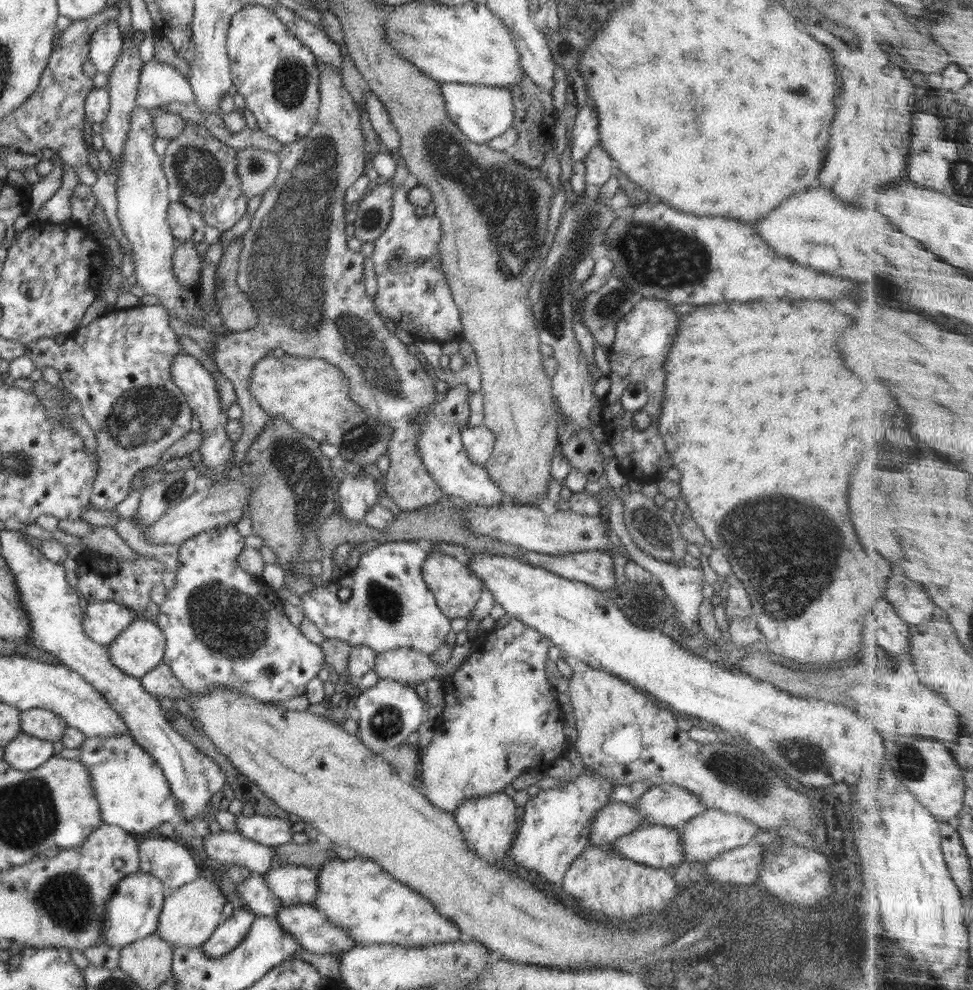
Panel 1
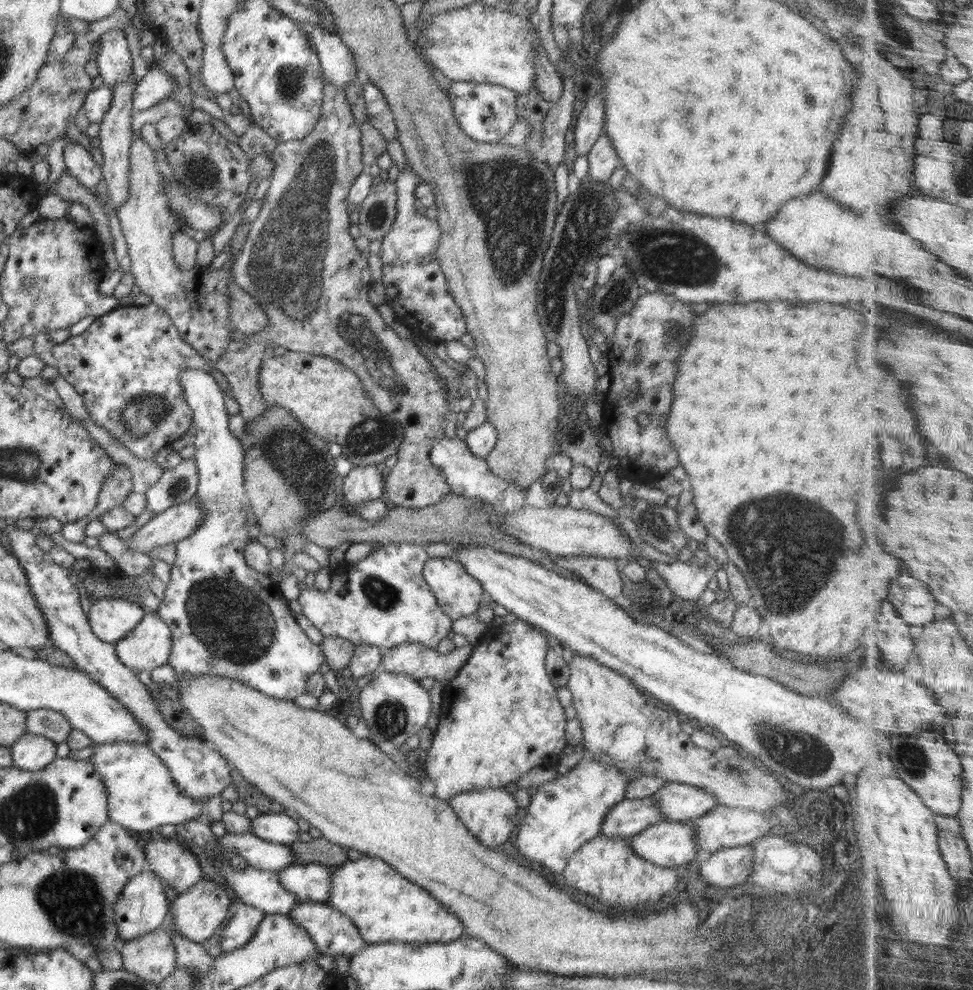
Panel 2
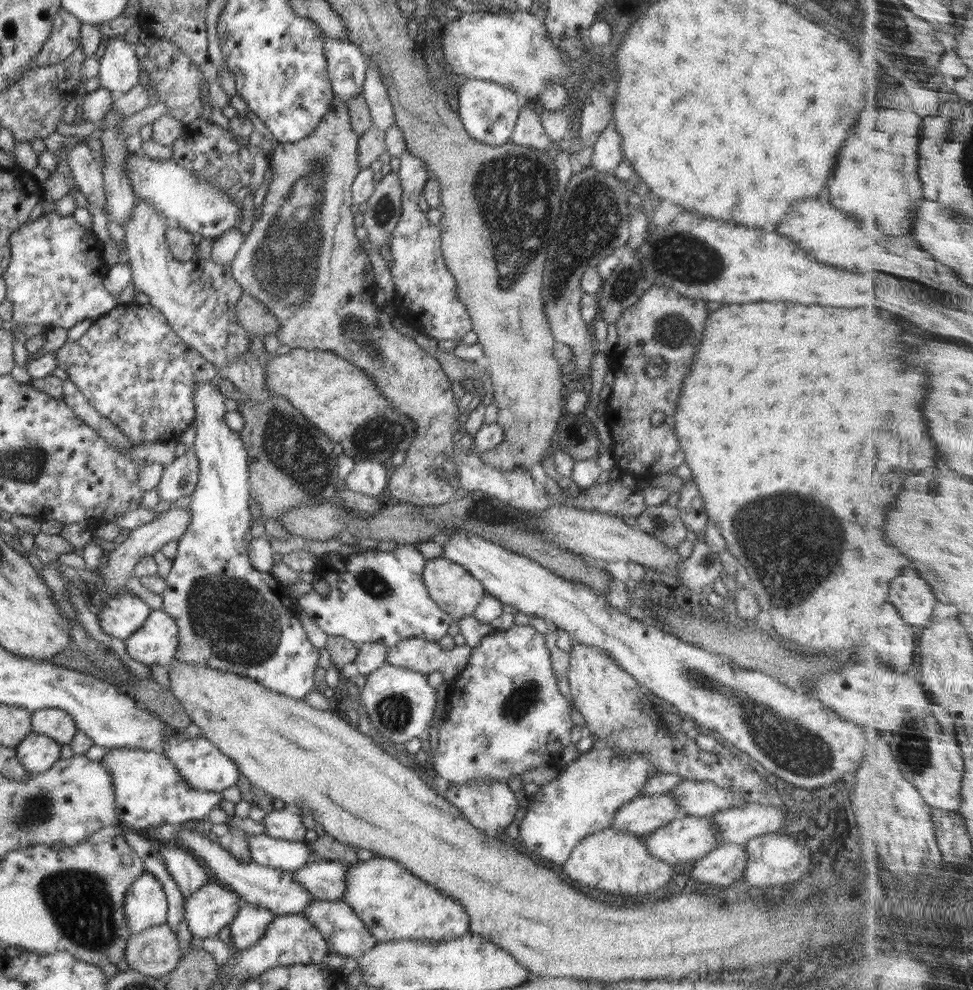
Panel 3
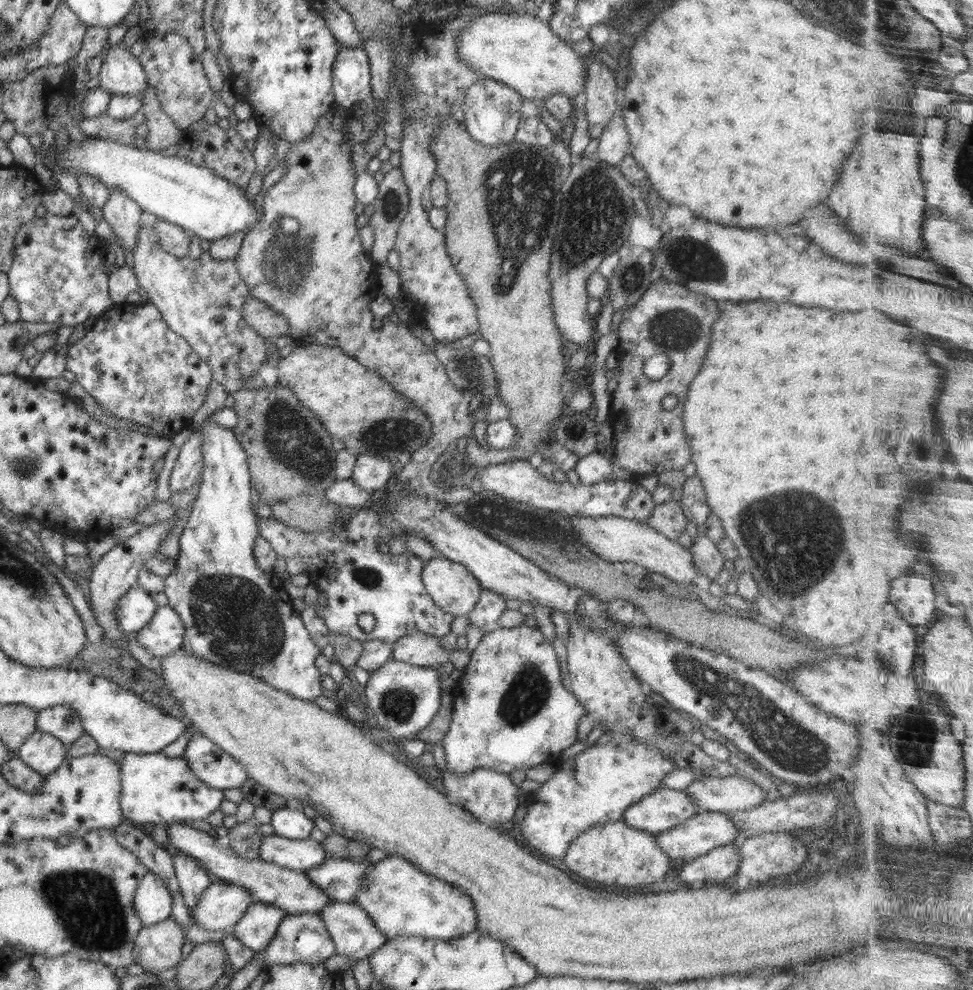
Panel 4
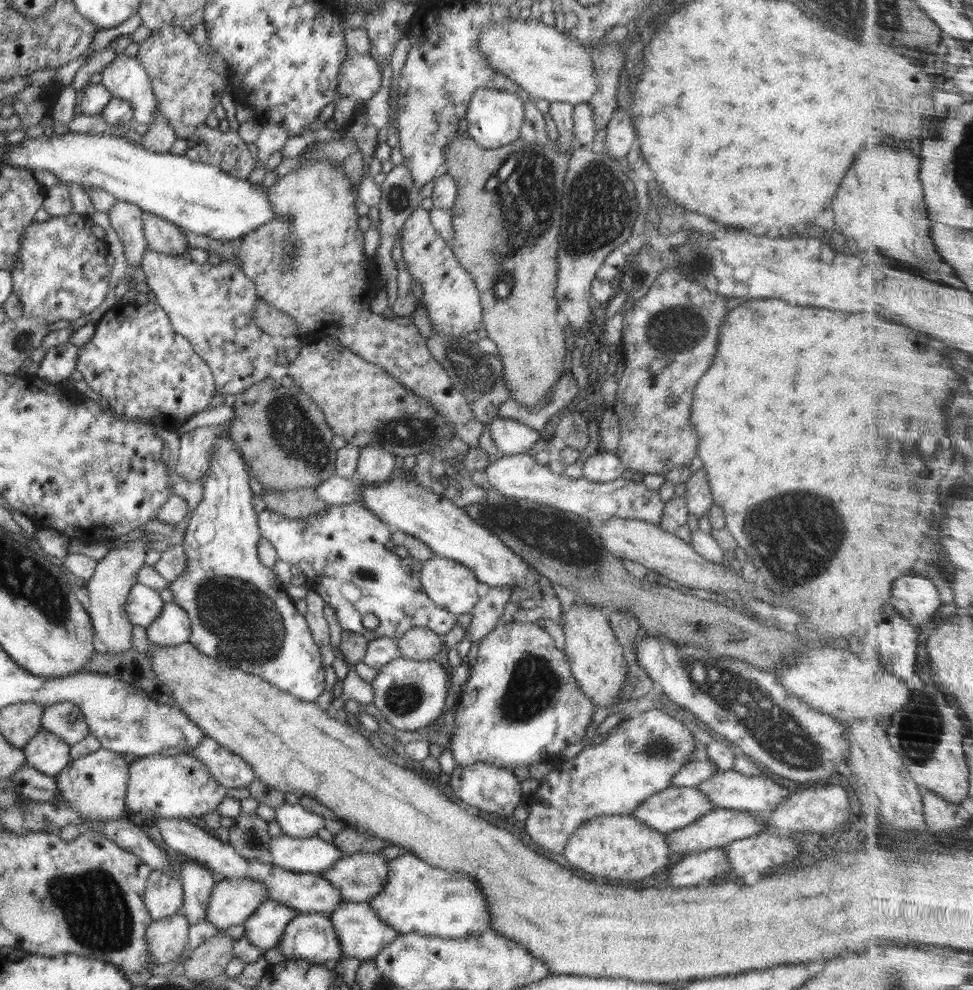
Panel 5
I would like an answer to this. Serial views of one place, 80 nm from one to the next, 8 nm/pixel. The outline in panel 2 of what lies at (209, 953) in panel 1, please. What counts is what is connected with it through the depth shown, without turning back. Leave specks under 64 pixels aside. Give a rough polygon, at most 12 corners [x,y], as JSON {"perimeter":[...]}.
{"perimeter":[[236,904],[219,941],[223,952],[248,944],[265,916]]}

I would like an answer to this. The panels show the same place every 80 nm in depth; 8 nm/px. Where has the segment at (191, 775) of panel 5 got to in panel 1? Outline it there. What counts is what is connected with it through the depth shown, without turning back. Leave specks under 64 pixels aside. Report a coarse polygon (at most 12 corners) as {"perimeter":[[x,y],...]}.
{"perimeter":[[128,734],[87,737],[78,760],[100,816],[142,834],[181,816]]}

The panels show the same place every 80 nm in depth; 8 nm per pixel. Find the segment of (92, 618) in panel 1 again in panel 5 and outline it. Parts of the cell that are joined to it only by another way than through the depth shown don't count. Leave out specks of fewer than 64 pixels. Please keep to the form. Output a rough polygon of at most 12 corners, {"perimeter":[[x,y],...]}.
{"perimeter":[[139,582],[125,611],[133,626],[147,627],[164,606],[160,591]]}

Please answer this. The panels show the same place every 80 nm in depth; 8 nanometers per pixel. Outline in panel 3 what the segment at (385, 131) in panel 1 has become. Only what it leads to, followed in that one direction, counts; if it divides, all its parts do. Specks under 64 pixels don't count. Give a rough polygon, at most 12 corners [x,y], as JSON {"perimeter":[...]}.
{"perimeter":[[371,58],[361,95],[373,125],[388,130],[394,111]]}

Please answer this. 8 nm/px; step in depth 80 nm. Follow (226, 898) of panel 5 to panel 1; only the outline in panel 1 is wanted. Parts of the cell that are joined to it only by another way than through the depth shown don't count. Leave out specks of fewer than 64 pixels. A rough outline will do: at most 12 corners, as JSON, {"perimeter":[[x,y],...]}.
{"perimeter":[[198,878],[164,900],[156,935],[204,945],[227,902]]}

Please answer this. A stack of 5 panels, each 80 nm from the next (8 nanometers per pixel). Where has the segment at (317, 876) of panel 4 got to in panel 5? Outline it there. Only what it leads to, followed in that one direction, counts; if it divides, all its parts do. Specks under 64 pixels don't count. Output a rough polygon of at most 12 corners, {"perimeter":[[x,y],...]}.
{"perimeter":[[380,854],[343,856],[320,874],[346,902],[382,892],[389,861]]}

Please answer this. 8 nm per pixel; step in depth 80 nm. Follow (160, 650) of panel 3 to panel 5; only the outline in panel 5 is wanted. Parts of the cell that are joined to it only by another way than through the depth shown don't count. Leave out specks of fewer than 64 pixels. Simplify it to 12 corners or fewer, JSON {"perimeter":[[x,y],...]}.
{"perimeter":[[175,602],[164,603],[146,627],[151,644],[189,642],[188,613]]}

